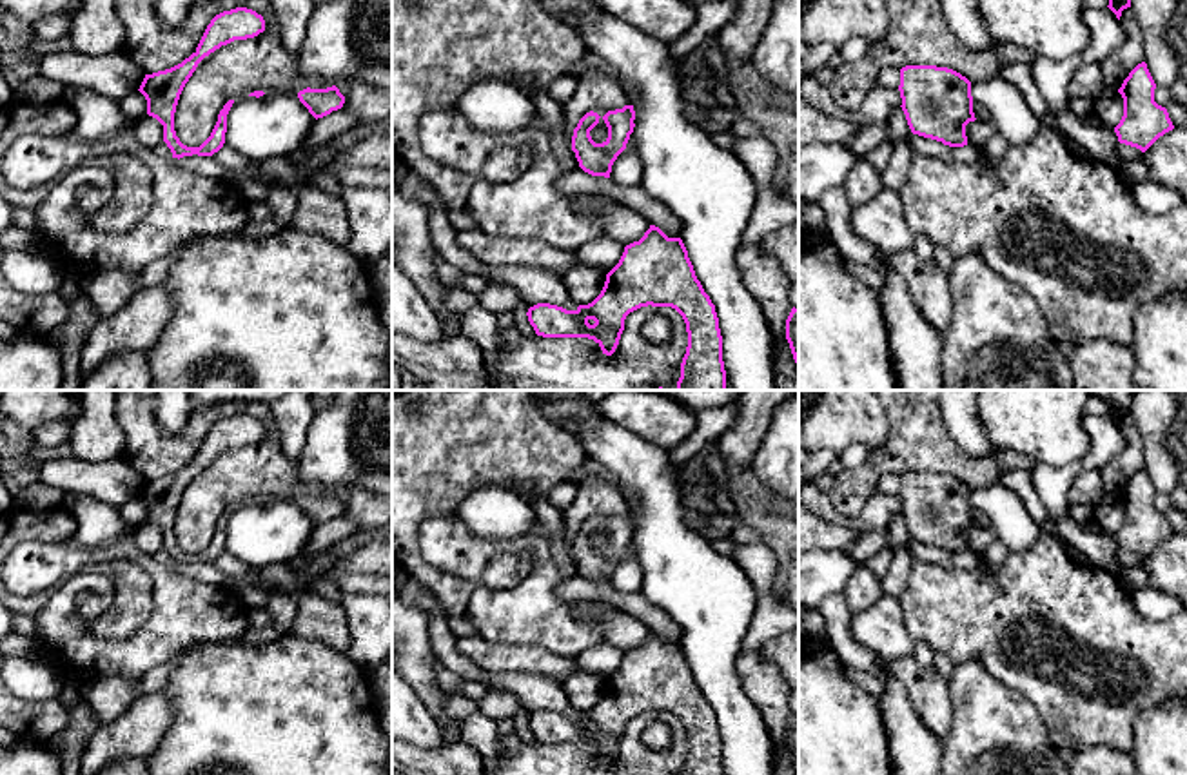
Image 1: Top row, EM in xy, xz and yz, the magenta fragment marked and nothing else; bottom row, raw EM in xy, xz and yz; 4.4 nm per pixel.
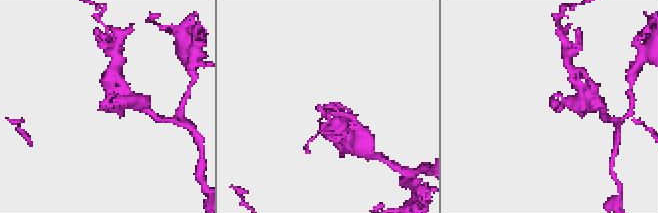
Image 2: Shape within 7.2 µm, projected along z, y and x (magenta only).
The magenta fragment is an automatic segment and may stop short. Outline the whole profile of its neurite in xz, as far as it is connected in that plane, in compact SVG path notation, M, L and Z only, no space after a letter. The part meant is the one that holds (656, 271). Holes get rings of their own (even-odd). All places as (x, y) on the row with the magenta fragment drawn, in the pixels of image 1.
M655 225L639 241L624 247L592 303L575 310L537 303L526 316L537 336L588 338L603 354L612 356L626 316L648 305L672 307L686 323L688 347L677 390L726 390L715 305L697 280L682 240L668 238Z

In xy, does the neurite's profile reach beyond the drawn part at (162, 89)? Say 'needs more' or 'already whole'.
already whole

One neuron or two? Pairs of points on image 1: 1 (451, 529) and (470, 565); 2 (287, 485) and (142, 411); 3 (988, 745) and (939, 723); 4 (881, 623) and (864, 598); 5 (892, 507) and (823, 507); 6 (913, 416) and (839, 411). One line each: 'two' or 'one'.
1: one
2: one
3: two
4: two
5: one
6: two

